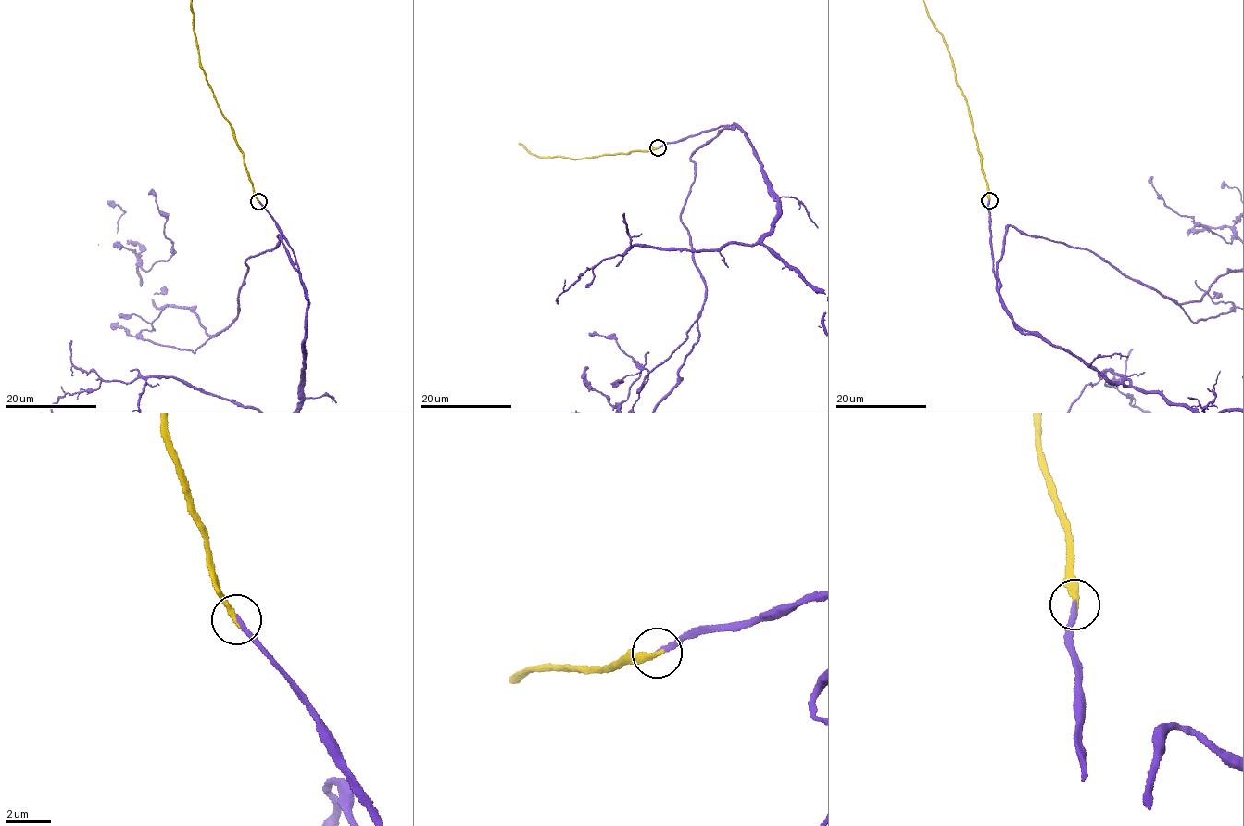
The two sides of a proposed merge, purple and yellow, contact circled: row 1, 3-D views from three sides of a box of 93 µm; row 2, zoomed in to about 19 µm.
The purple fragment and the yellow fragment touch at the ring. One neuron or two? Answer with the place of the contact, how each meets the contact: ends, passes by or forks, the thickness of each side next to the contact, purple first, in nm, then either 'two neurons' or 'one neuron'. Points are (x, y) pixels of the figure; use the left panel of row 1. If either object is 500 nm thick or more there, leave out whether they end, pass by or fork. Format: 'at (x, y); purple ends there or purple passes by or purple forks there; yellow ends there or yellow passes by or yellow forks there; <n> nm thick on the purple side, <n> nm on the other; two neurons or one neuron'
at (258, 201); purple ends there; yellow ends there; 200 nm thick on the purple side, 280 nm on the other; one neuron

